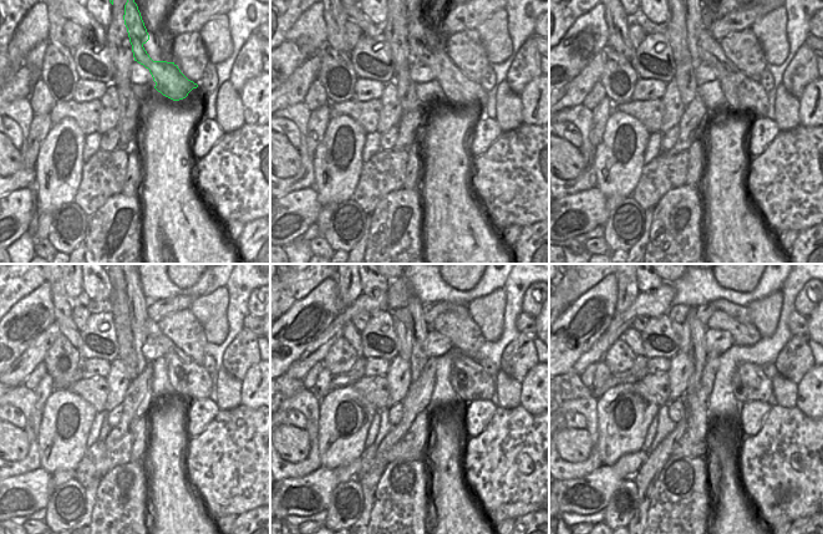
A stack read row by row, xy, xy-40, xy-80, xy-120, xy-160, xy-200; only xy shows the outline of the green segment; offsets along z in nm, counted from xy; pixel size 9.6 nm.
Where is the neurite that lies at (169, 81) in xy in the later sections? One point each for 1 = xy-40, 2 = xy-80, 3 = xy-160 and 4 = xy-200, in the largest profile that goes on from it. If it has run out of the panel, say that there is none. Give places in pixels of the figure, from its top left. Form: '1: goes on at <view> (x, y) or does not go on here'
1: goes on at xy-40 (427, 49)
2: goes on at xy-80 (741, 93)
3: goes on at xy-160 (470, 381)
4: goes on at xy-200 (748, 382)

